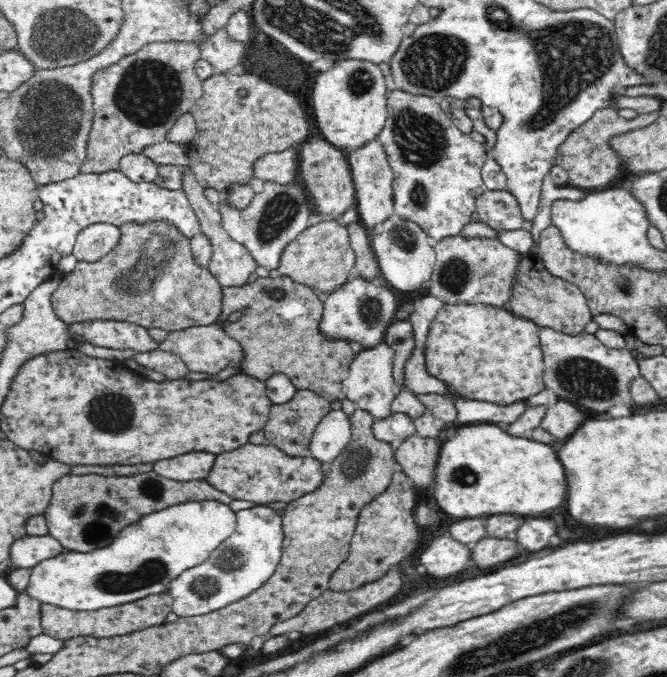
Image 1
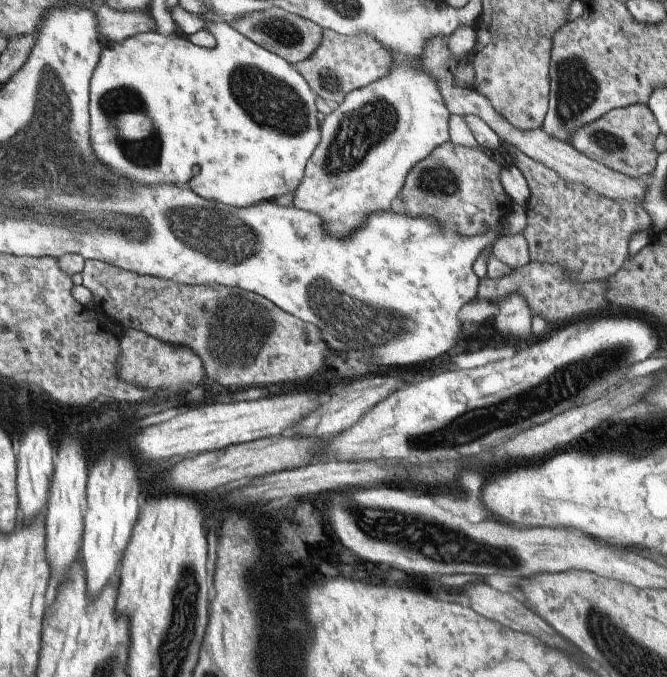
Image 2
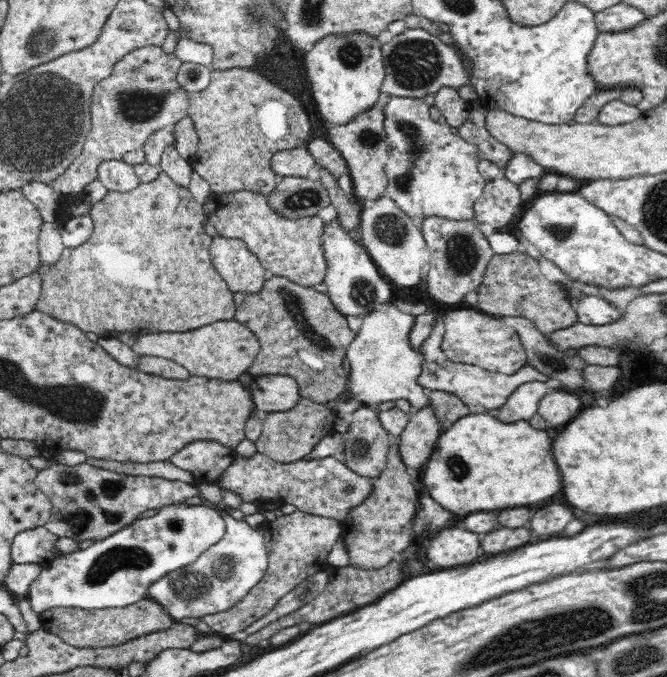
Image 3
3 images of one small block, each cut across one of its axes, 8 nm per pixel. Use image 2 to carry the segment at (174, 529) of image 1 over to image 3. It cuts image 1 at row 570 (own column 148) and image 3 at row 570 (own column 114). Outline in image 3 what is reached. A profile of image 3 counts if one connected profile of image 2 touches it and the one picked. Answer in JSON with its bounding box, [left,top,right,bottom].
[24,491,241,614]

